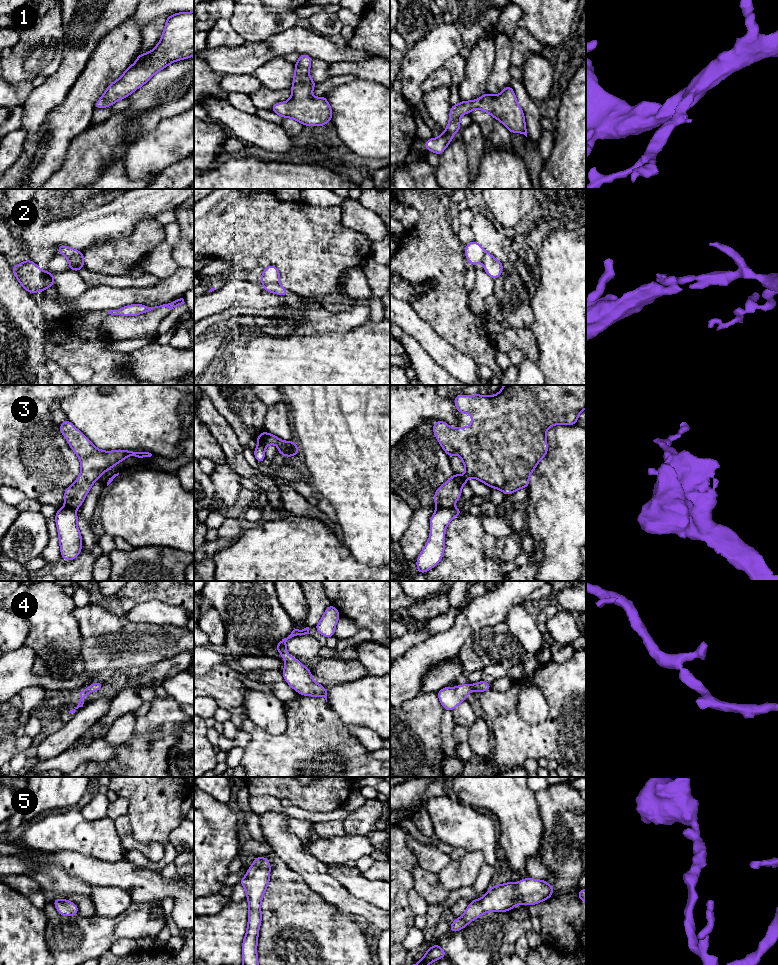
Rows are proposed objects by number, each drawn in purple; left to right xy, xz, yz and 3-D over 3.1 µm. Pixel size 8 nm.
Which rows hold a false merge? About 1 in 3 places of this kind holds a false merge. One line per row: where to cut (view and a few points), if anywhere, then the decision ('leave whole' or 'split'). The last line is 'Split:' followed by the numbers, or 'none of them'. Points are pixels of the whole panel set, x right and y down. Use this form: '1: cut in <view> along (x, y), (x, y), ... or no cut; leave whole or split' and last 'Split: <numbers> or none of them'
1: no cut; leave whole
2: cut in xz along (278, 282), (269, 282), (263, 285); split
3: cut in yz along (436, 506), (451, 508); split
4: no cut; leave whole
5: no cut; leave whole
Split: 2, 3

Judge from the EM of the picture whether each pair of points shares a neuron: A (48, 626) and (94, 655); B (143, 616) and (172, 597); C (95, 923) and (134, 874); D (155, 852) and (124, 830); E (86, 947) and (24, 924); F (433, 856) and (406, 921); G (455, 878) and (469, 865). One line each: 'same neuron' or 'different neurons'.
A: different neurons
B: different neurons
C: different neurons
D: same neuron
E: different neurons
F: different neurons
G: same neuron

